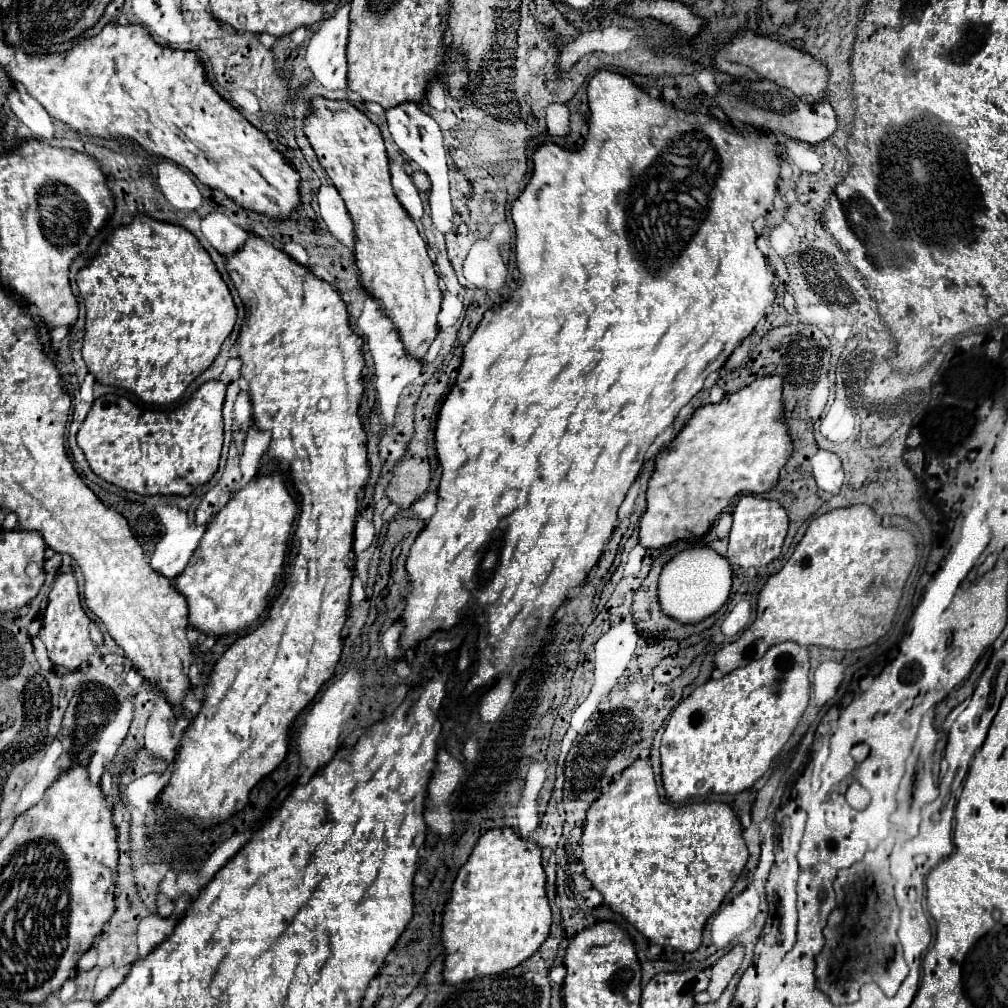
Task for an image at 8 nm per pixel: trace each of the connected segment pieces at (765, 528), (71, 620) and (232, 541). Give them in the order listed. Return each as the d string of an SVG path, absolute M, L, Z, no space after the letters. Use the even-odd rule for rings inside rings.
M742 495L740 501L736 503L732 511L732 531L728 537L728 553L726 559L740 567L740 569L750 569L750 567L764 567L768 565L774 557L780 555L784 537L788 533L788 515L784 507L778 501L772 499L760 499L754 495Z
M62 573L56 577L54 587L48 595L48 607L44 613L44 621L42 621L42 629L38 633L38 637L42 639L42 643L48 649L48 657L54 665L66 667L66 669L78 669L80 663L92 655L100 645L100 631L96 633L96 625L94 625L94 635L98 635L98 639L92 639L92 621L90 617L84 613L82 605L80 605L80 595L78 595L78 585L72 573Z
M278 473L252 477L208 523L190 563L176 579L176 589L186 597L190 609L190 625L208 635L226 635L250 627L266 609L268 593L276 585L284 565L286 543L296 517L296 503L290 497L284 479Z

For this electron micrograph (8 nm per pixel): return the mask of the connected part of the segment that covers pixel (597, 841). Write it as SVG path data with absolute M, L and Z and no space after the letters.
M638 759L634 765L624 769L620 779L614 781L612 787L608 791L604 791L598 801L592 803L592 807L588 809L588 815L586 815L586 827L582 833L582 855L580 855L580 863L584 865L586 879L592 883L592 887L596 891L600 891L600 895L604 897L604 903L612 911L624 915L626 921L632 923L646 939L650 939L662 947L672 945L674 949L680 949L680 951L696 951L700 947L702 929L704 929L708 917L720 907L726 893L734 887L746 861L748 861L748 849L742 839L742 827L740 827L740 821L736 819L734 811L726 803L688 803L688 805L664 803L656 793L656 781L654 781L654 771L650 767L650 759Z

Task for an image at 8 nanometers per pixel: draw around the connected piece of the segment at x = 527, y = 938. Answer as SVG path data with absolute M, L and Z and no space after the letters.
M512 827L488 829L476 843L470 859L458 871L452 895L444 911L442 941L446 947L444 977L448 983L470 981L480 975L508 971L536 953L550 933L550 905L546 899L546 873L540 863L542 847L534 841L524 841Z

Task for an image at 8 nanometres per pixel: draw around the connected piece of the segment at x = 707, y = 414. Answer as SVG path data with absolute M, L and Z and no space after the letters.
M762 377L752 385L730 393L718 405L700 407L674 441L656 455L656 467L648 481L648 509L640 519L640 545L660 549L678 539L704 535L720 511L738 493L764 493L778 483L778 473L792 455L792 441L782 417L782 377Z

